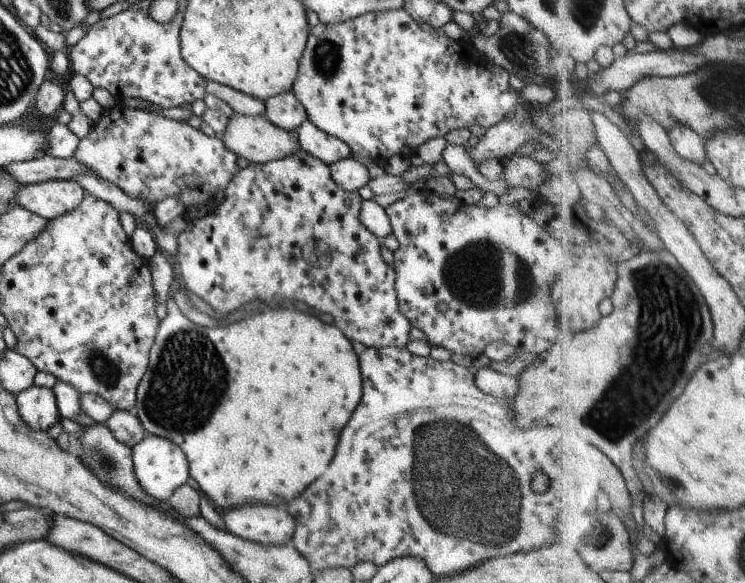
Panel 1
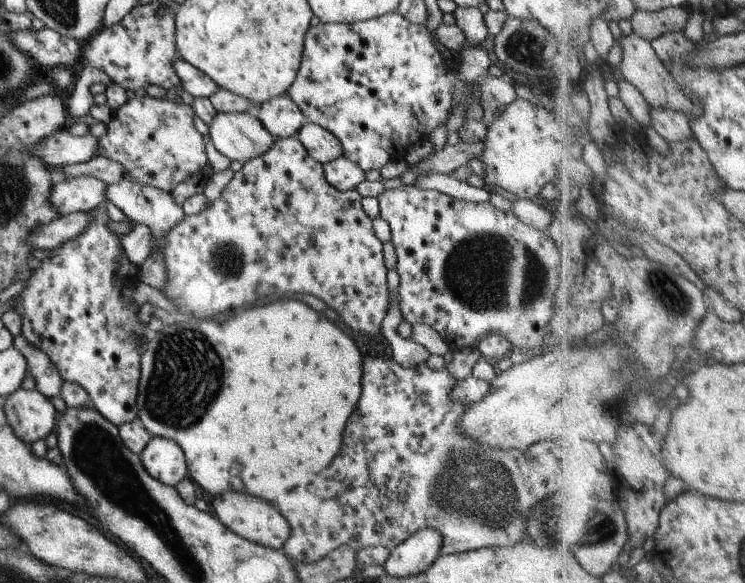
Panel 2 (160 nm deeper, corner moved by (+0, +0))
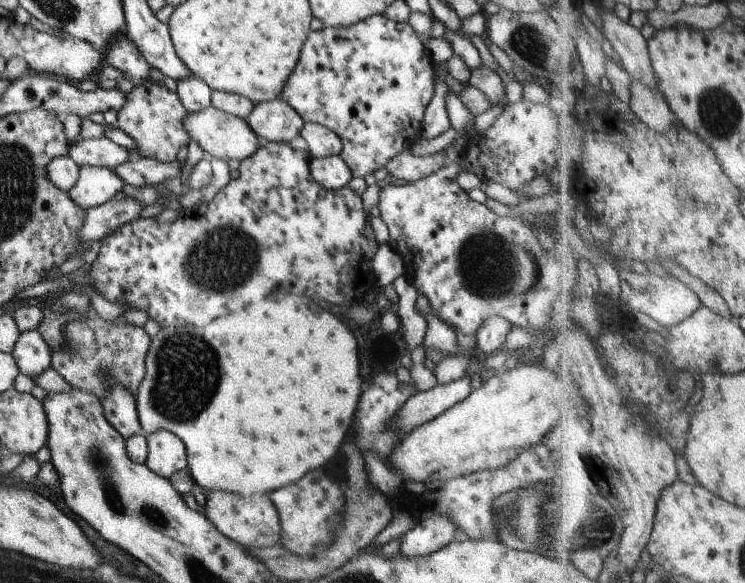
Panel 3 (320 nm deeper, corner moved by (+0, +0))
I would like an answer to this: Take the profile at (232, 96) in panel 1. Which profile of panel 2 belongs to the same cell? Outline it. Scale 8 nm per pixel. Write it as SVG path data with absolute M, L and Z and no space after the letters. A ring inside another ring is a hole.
M179 56L172 60L174 75L179 79L180 86L193 97L211 96L218 88L203 72L192 67Z

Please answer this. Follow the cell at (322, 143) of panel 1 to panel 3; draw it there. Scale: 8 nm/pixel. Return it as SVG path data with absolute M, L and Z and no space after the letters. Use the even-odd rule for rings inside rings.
M303 123L299 134L305 140L311 157L338 155L342 149L339 137L331 129L317 123Z

